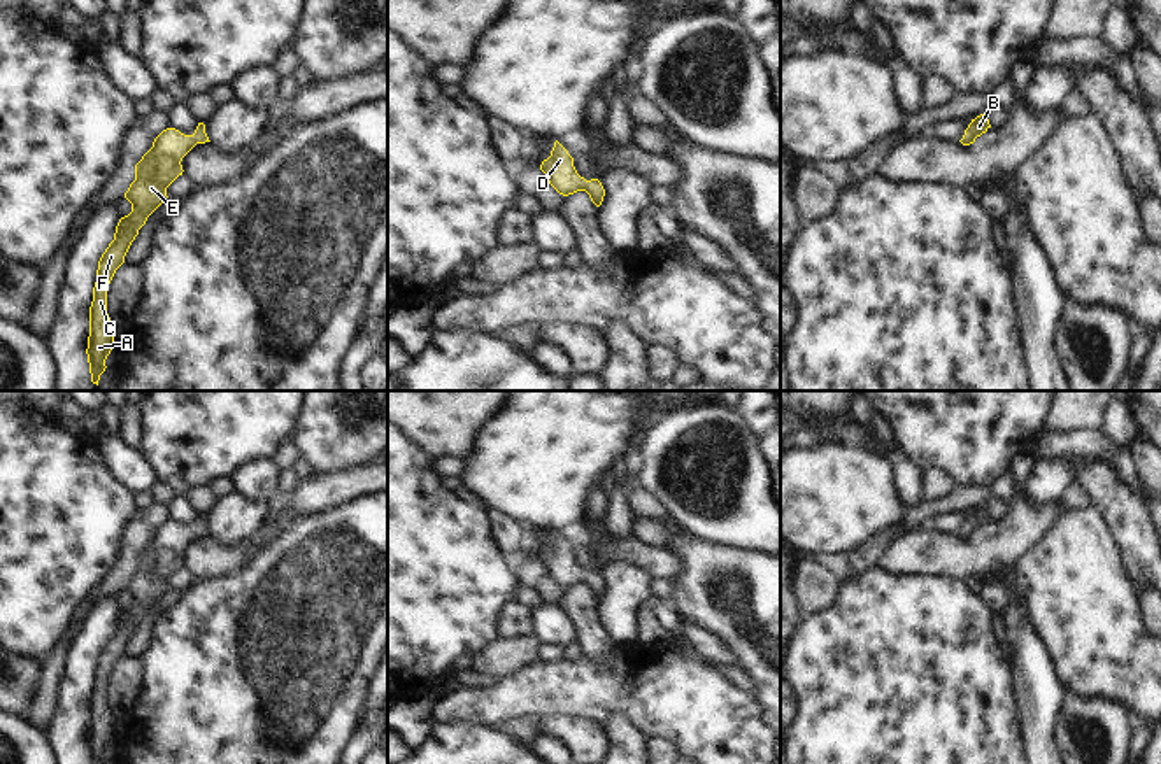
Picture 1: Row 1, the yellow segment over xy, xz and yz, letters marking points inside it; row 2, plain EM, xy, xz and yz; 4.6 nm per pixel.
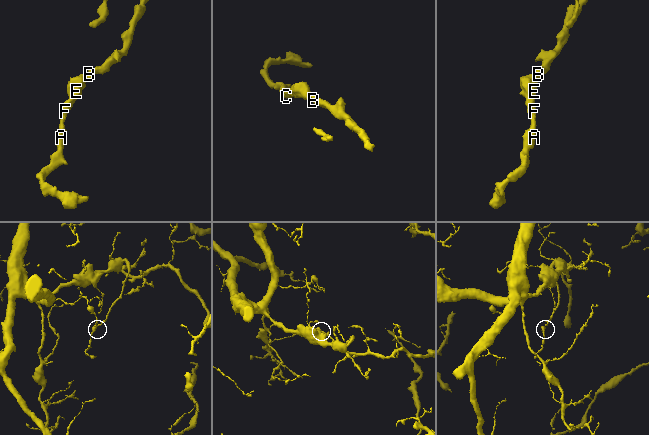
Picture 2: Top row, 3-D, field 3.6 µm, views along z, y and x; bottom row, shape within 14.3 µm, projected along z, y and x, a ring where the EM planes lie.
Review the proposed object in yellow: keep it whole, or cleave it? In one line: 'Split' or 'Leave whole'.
Leave whole

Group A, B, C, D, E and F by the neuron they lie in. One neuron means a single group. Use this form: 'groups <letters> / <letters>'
groups A B C D E F

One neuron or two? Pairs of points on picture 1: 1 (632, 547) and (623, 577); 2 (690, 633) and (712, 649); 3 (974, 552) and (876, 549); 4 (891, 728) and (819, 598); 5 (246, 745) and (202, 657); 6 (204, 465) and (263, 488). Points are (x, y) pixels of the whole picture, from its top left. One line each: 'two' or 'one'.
1: two
2: one
3: two
4: two
5: one
6: two

